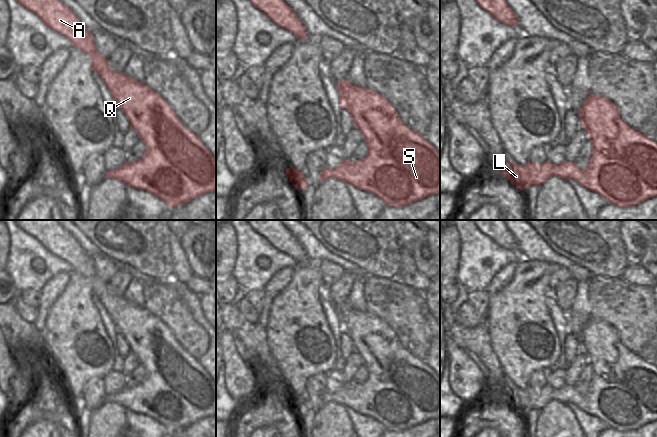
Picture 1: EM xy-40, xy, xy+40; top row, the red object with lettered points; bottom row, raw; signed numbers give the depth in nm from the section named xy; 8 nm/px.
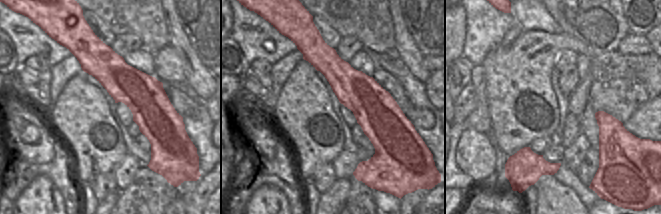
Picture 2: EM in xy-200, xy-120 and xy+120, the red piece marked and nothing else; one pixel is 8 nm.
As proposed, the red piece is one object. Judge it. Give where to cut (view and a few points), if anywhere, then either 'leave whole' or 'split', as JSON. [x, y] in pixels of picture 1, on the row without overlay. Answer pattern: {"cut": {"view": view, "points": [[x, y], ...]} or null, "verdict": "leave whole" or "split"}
{"cut": null, "verdict": "leave whole"}

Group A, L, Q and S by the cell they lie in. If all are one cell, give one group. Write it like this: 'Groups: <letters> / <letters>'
Groups: A L Q S

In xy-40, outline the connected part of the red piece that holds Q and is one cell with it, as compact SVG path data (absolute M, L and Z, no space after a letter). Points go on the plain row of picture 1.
M14 220L16 225L33 236L46 250L65 260L72 270L92 281L92 294L102 303L110 315L116 332L126 339L130 352L139 359L146 371L146 379L135 387L106 396L113 402L137 414L145 414L170 432L184 430L187 426L209 416L216 415L216 384L208 372L176 340L170 328L151 314L144 306L129 302L110 293L108 284L97 275L91 257L82 249L74 236L56 220Z

